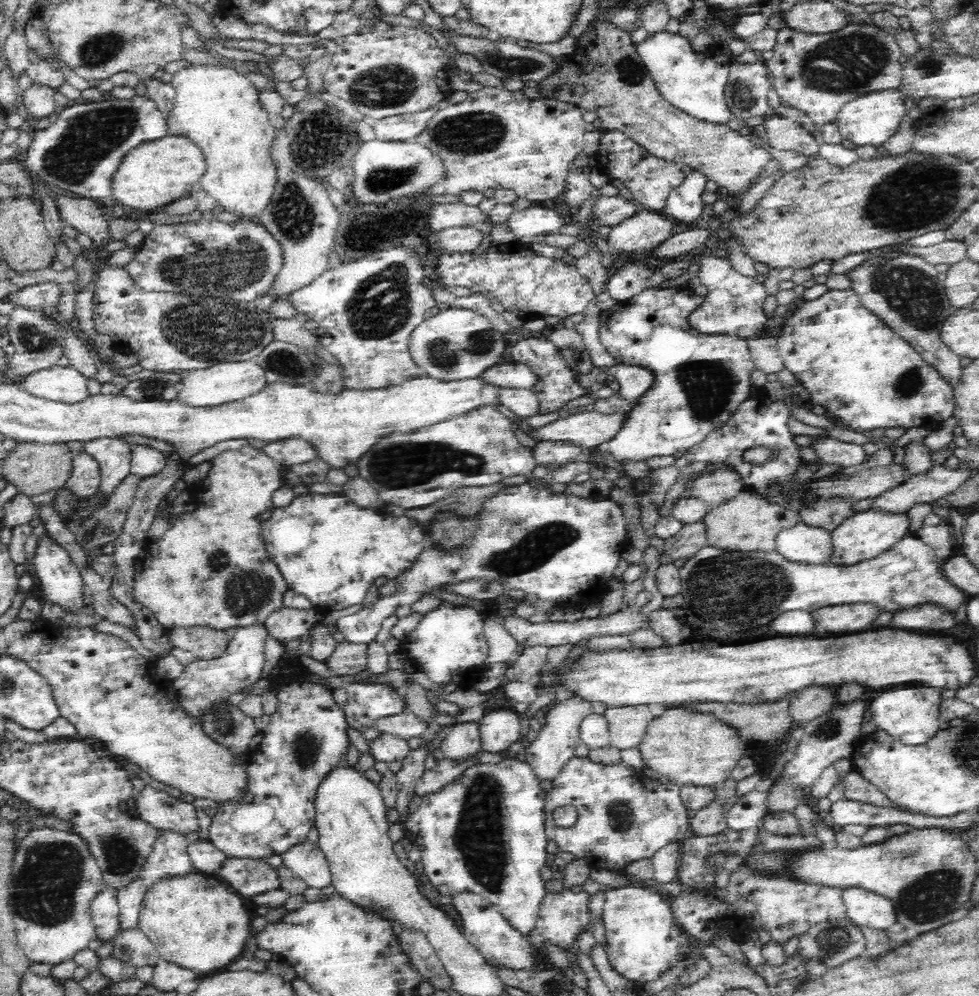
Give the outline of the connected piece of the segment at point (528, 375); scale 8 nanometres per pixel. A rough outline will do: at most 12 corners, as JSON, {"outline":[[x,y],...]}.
{"outline":[[504,362],[484,370],[486,385],[532,390],[538,380],[524,364]]}

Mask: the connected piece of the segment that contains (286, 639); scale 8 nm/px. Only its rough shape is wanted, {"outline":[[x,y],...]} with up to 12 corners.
{"outline":[[282,607],[264,621],[279,643],[305,638],[315,608]]}

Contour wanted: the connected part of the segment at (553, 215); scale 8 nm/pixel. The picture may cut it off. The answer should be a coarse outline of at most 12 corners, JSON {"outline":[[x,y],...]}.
{"outline":[[554,208],[514,210],[507,224],[516,242],[560,234],[568,220]]}

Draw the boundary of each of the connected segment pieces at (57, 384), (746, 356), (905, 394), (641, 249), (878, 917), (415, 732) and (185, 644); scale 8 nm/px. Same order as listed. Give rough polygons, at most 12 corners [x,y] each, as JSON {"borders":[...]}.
{"borders":[[[52,366],[18,379],[37,398],[68,404],[90,396],[72,366]],[[687,285],[599,316],[617,362],[654,371],[618,464],[670,456],[755,392],[744,337],[704,334]],[[853,288],[796,305],[784,367],[852,432],[933,429],[952,389]],[[638,210],[613,226],[606,244],[615,254],[641,256],[672,236],[661,213]],[[850,886],[841,899],[856,926],[888,930],[894,905],[872,890]],[[409,711],[373,720],[376,730],[423,738],[426,722]],[[169,629],[173,647],[211,659],[226,650],[234,630]]]}

